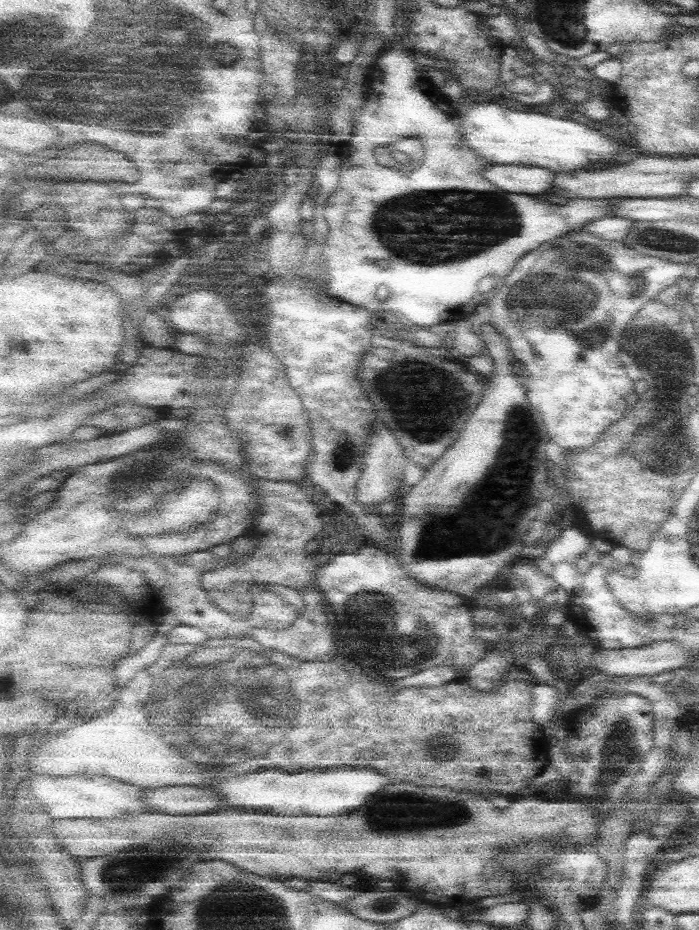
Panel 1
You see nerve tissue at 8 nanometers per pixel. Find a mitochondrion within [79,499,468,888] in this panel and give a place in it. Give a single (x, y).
(439, 749)

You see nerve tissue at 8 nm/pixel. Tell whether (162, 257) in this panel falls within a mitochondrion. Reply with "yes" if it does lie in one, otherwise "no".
no

